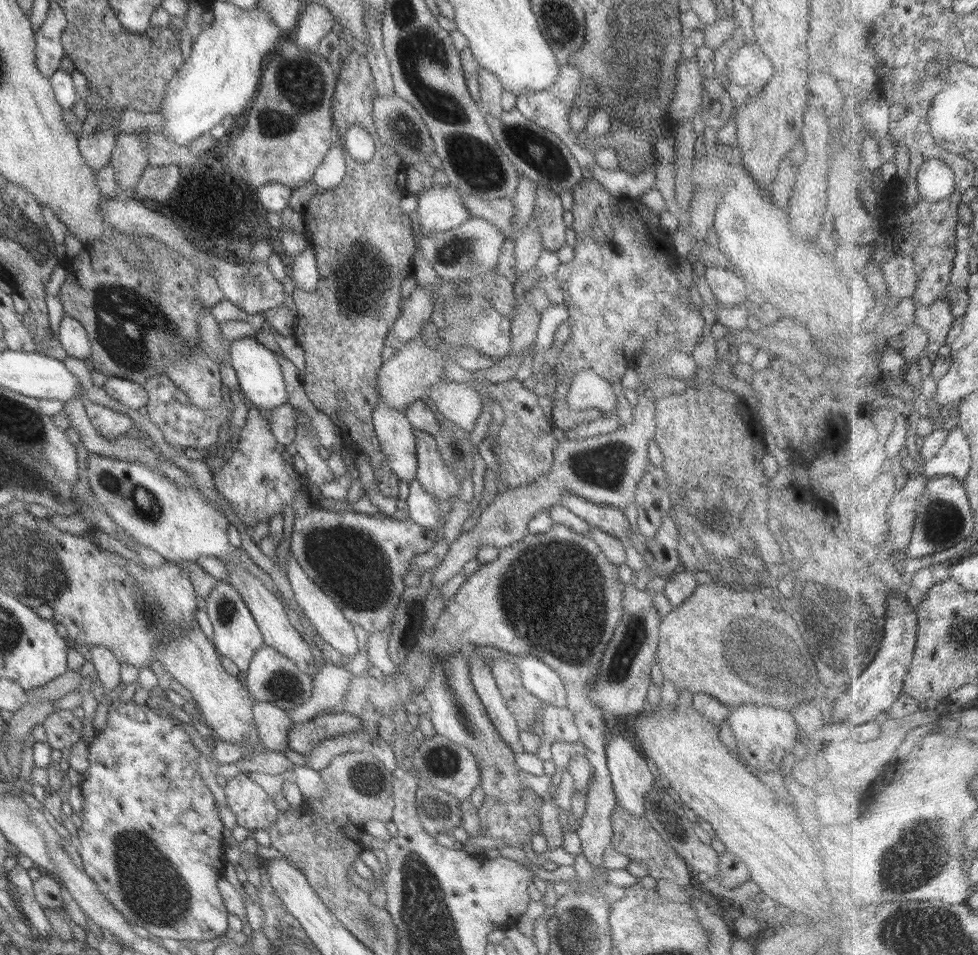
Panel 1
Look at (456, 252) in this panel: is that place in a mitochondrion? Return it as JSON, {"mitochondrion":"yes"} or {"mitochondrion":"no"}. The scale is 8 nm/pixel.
{"mitochondrion":"yes"}

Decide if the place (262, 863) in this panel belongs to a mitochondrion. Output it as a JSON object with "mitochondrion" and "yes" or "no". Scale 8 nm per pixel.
{"mitochondrion":"no"}

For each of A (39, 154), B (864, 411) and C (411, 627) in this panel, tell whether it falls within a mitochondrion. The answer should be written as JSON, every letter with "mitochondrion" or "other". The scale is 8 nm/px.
{"A":"other","B":"other","C":"other"}

